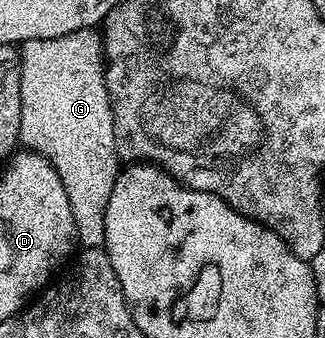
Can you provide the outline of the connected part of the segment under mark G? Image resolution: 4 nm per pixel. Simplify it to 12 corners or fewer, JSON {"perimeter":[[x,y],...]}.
{"perimeter":[[96,29],[20,49],[20,145],[84,249],[122,168]]}

